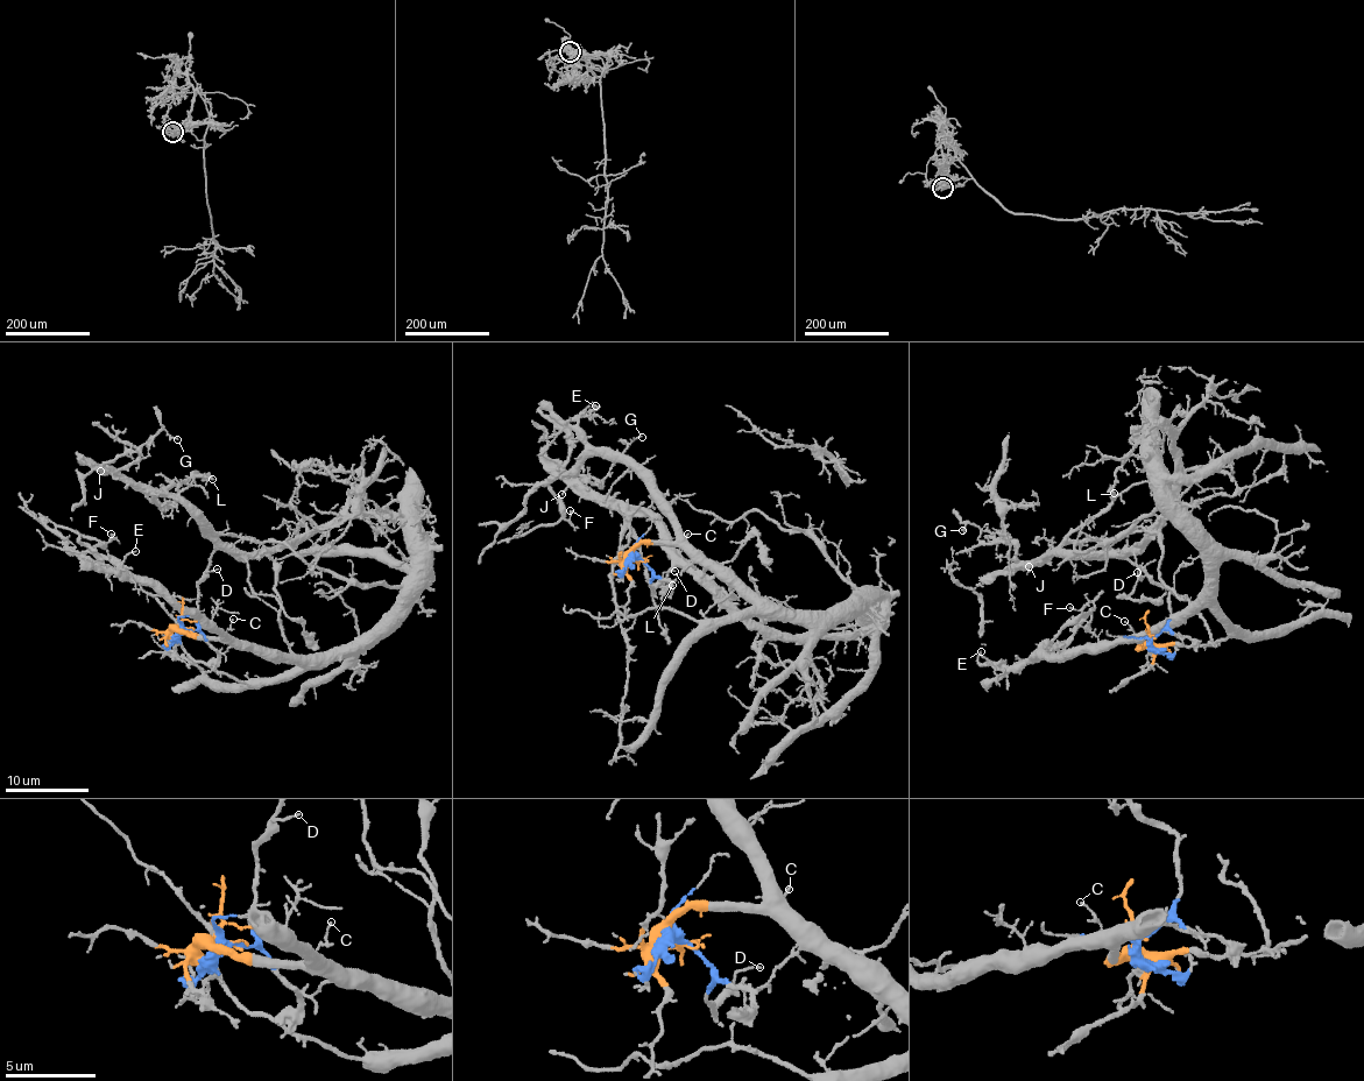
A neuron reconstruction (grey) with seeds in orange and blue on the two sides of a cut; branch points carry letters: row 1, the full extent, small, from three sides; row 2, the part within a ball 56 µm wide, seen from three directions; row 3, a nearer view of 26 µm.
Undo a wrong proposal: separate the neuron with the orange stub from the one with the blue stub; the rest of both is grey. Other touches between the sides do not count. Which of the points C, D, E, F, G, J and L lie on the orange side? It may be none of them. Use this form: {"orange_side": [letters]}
{"orange_side": ["C", "E", "F"]}

